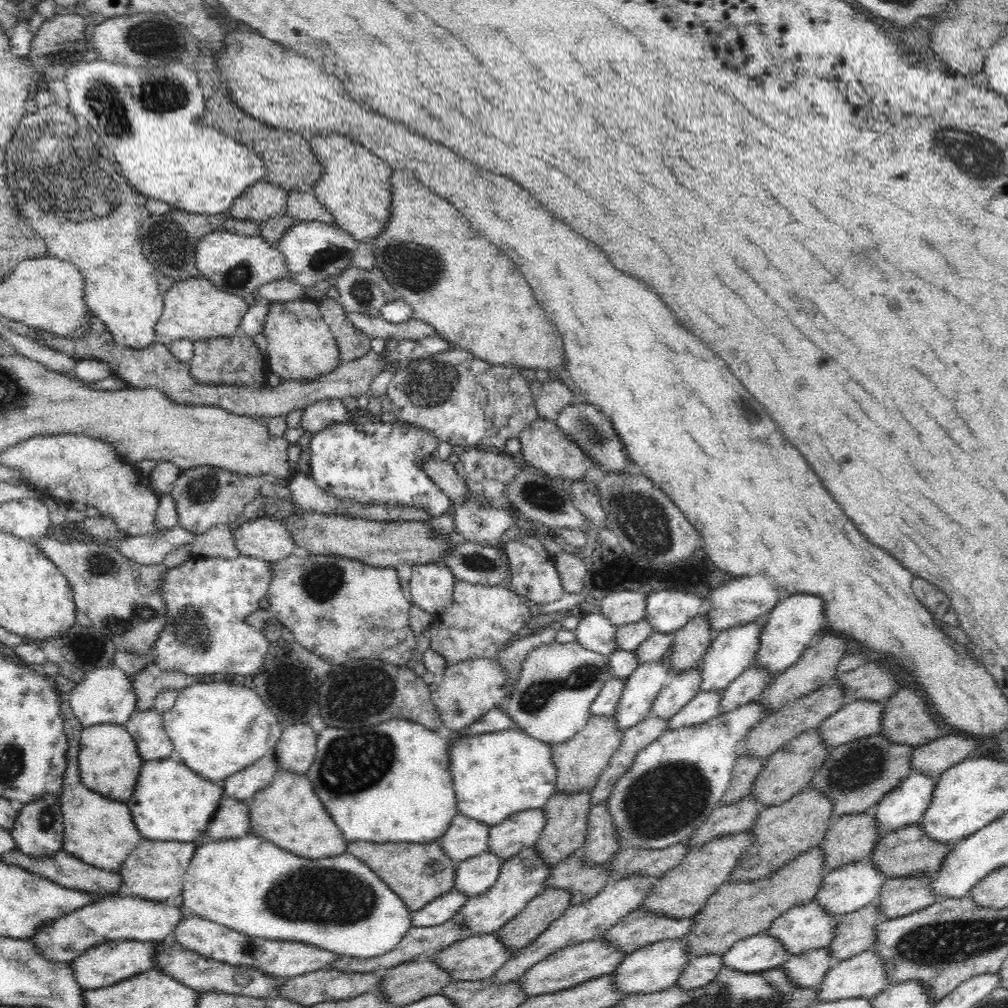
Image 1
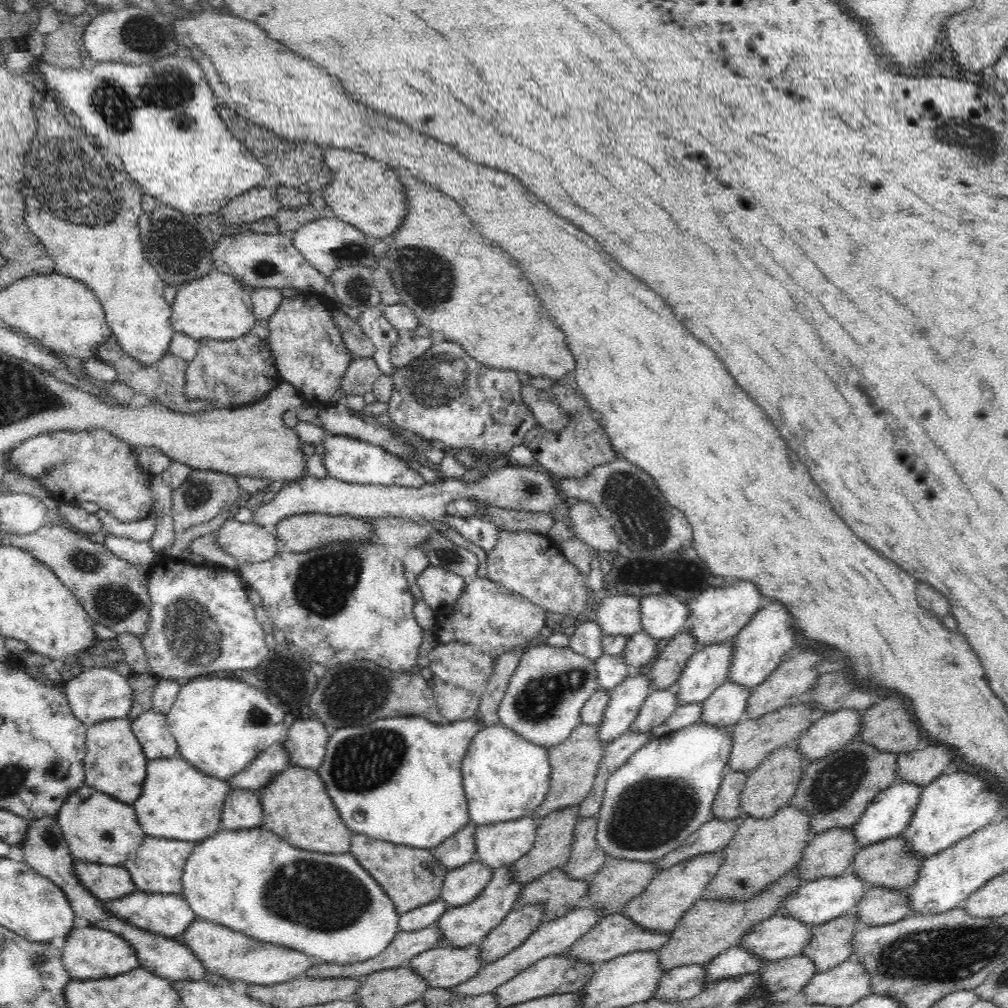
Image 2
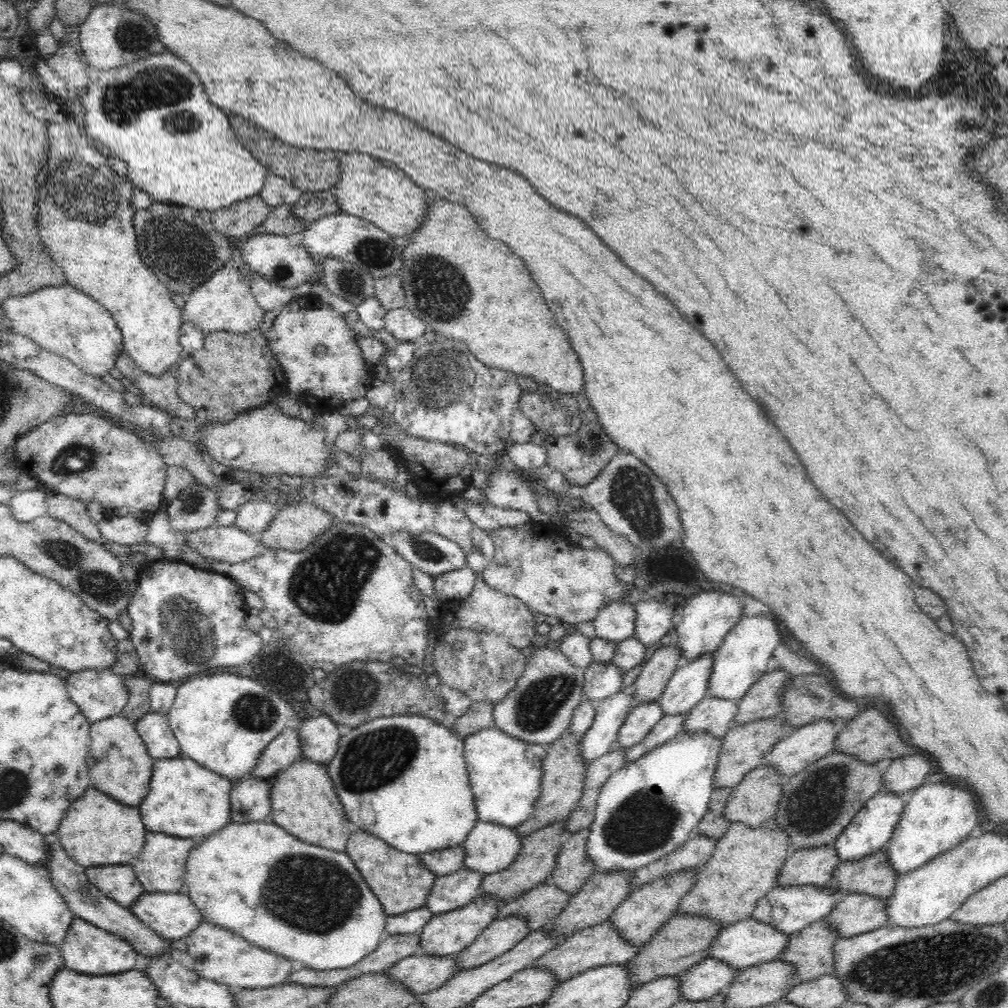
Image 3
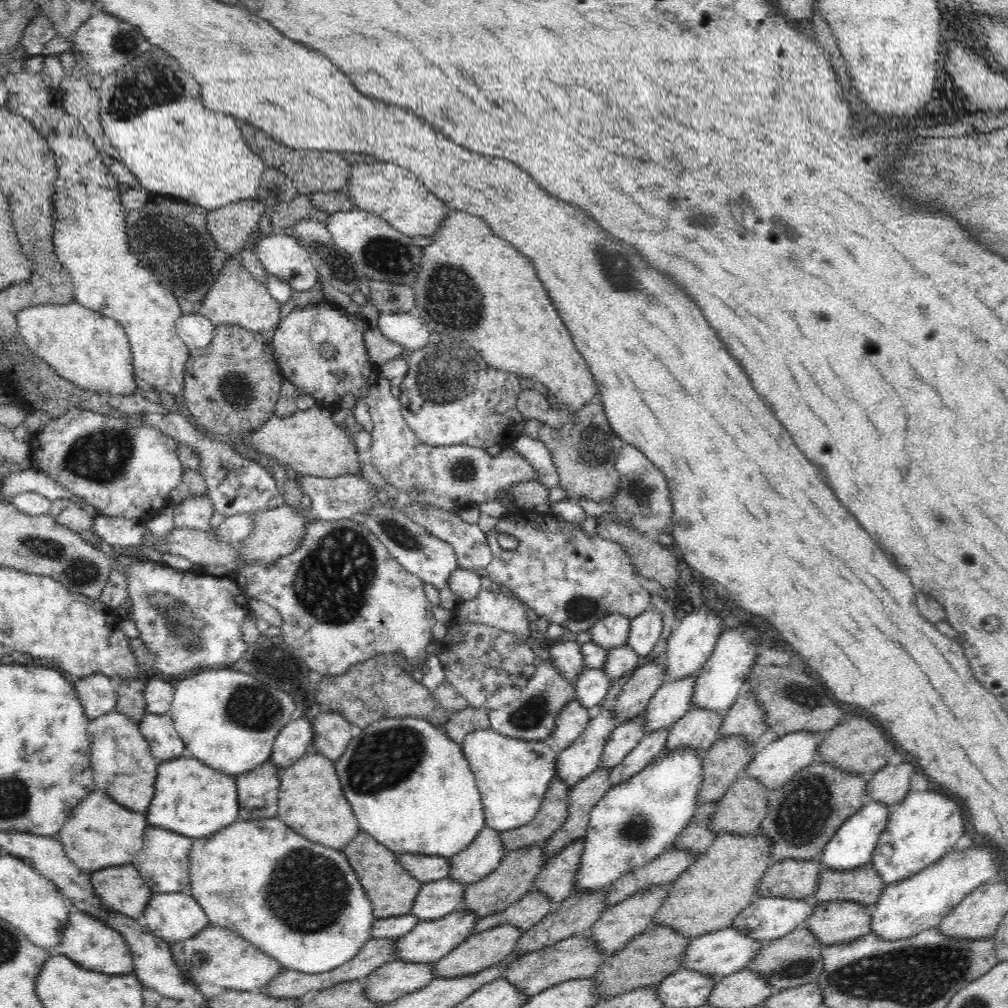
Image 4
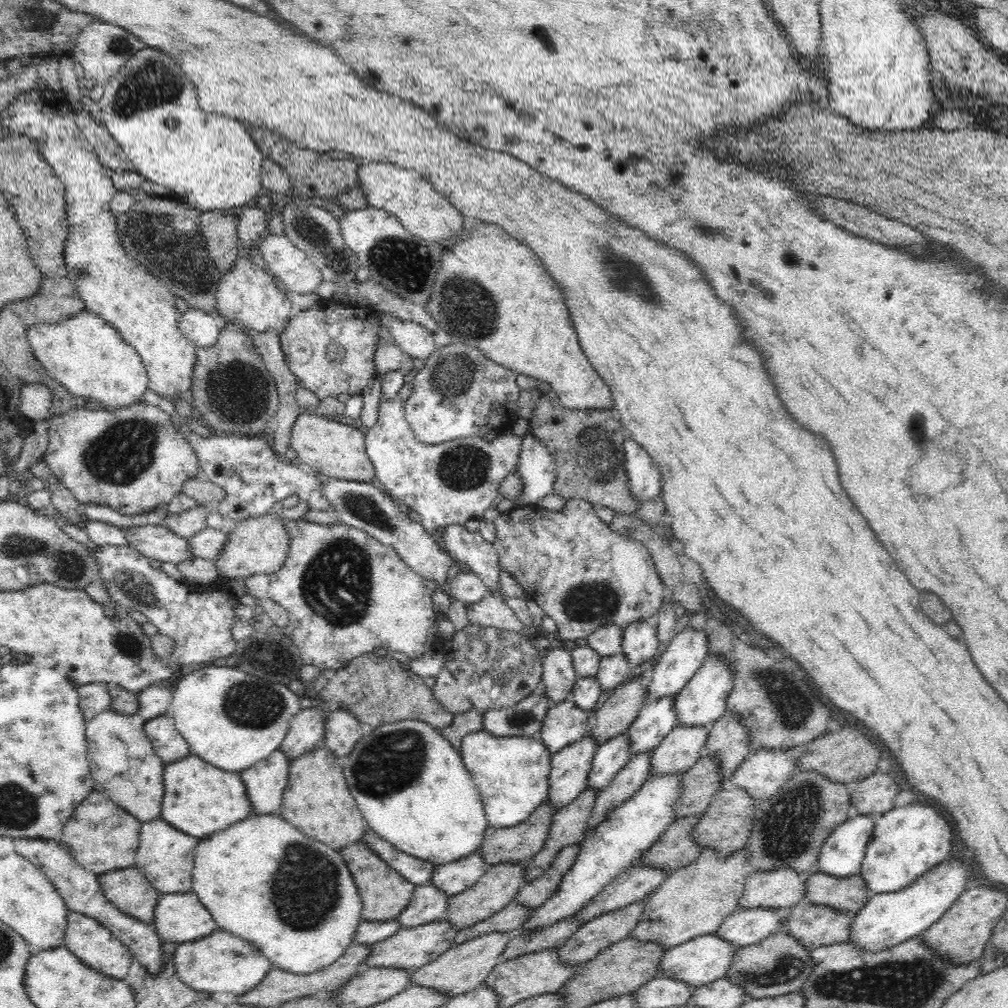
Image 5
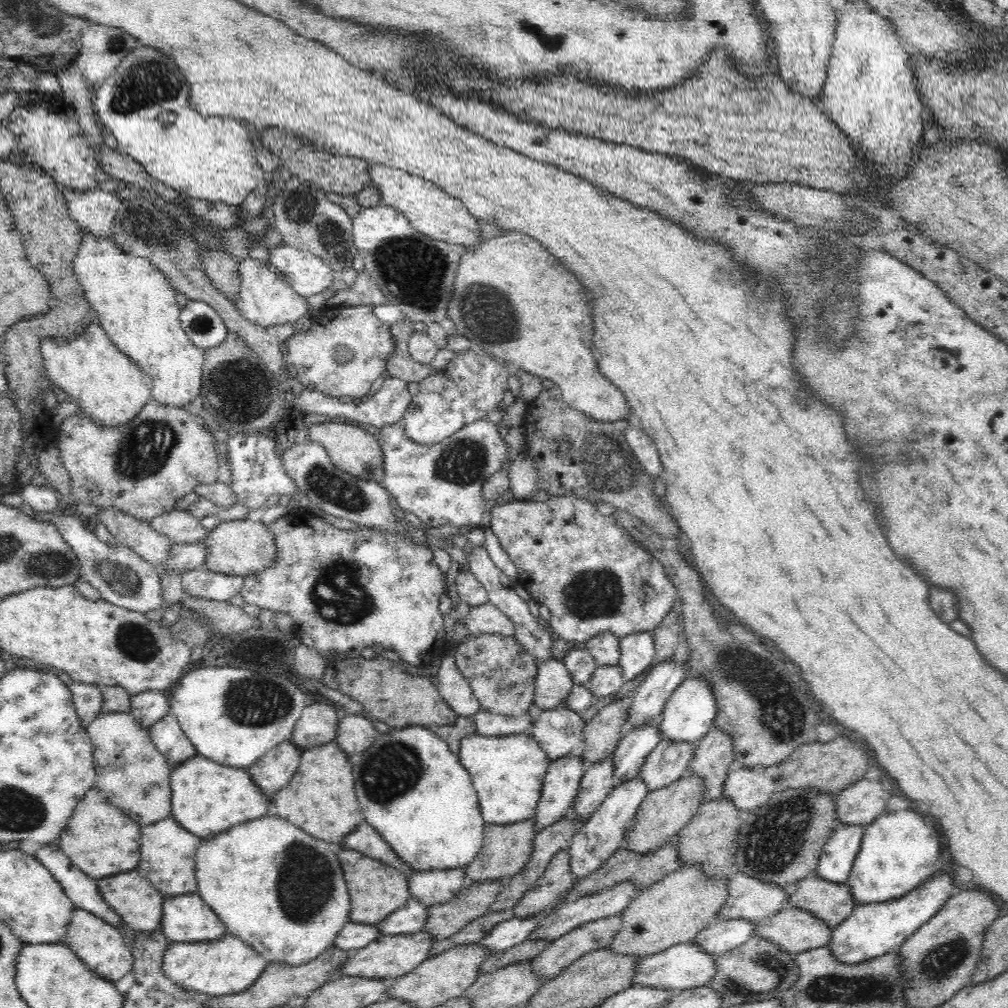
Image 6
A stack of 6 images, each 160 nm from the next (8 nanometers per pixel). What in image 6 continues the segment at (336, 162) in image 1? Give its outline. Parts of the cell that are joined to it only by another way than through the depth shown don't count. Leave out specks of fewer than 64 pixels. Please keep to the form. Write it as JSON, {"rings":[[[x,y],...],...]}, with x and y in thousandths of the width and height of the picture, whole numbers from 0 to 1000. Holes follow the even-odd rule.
{"rings":[[[375,162],[366,163],[366,174],[369,183],[375,186],[379,201],[399,210],[409,226],[415,231],[444,242],[458,243],[462,245],[462,248],[476,244],[478,239],[475,218],[468,215],[466,209],[455,196],[446,194],[422,177],[390,165]]]}

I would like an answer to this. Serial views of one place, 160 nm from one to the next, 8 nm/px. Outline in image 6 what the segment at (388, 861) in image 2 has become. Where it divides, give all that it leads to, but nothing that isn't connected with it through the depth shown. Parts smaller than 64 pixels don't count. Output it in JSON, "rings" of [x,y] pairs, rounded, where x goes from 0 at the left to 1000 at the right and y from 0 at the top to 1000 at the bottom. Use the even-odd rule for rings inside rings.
{"rings":[[[333,839],[333,847],[339,855],[341,869],[343,869],[347,896],[349,896],[347,913],[350,916],[375,918],[385,907],[389,907],[389,905],[401,899],[408,890],[405,872],[390,859],[378,853],[370,853],[347,840],[335,841]]]}

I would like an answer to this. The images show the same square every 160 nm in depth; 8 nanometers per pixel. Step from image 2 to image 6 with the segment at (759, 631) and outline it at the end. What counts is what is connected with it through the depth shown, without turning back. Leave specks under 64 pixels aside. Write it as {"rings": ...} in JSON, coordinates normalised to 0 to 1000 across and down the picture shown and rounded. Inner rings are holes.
{"rings":[[[683,670],[661,695],[661,701],[655,712],[657,732],[669,735],[685,735],[691,738],[707,721],[710,712],[710,694],[704,678],[696,670]]]}

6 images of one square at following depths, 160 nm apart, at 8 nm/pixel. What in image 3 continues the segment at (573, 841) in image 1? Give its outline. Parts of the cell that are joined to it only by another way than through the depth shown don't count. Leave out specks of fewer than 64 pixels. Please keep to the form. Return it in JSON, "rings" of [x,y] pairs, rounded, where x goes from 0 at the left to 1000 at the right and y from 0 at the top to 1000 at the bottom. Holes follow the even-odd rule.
{"rings":[[[562,813],[552,814],[520,830],[517,847],[500,863],[480,868],[478,877],[476,877],[476,885],[482,886],[482,888],[490,888],[492,892],[500,897],[516,889],[519,885],[530,881],[532,878],[544,874],[562,830],[561,815]]]}

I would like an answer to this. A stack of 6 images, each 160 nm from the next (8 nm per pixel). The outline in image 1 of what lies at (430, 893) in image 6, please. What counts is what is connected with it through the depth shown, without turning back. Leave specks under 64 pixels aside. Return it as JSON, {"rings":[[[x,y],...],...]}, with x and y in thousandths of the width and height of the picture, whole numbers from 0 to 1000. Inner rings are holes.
{"rings":[[[539,802],[524,803],[504,811],[486,821],[486,845],[506,852],[521,839],[532,837],[542,819]]]}

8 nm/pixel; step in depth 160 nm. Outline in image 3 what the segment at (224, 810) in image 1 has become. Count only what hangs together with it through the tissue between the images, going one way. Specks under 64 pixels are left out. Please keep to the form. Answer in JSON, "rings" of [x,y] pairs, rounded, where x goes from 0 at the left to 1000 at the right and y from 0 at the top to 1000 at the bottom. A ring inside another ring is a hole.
{"rings":[[[244,770],[231,774],[229,815],[260,815],[269,807],[270,774]]]}

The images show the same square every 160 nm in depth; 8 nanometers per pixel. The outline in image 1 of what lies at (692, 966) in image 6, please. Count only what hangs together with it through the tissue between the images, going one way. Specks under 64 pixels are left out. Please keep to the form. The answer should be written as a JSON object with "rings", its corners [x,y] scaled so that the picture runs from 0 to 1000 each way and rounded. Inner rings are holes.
{"rings":[[[806,893],[772,909],[759,925],[772,931],[782,945],[793,947],[806,941],[821,941],[830,916],[830,910]]]}

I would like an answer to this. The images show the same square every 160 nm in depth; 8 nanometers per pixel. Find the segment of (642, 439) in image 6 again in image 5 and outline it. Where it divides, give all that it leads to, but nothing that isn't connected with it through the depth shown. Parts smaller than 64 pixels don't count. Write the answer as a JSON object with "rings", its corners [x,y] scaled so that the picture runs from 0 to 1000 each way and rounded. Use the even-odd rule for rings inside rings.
{"rings":[[[629,436],[618,438],[620,459],[626,491],[632,498],[643,498],[657,491],[657,469],[649,455]]]}

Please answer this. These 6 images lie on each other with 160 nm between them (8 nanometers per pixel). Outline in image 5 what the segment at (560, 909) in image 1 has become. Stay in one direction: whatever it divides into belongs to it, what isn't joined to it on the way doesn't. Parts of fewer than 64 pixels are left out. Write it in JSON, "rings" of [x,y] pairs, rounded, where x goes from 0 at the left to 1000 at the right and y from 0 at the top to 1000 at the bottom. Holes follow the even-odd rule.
{"rings":[[[496,924],[478,926],[476,929],[467,931],[458,937],[450,938],[433,952],[409,964],[407,976],[431,980],[440,985],[443,990],[470,982],[474,977],[478,977],[481,974],[490,958],[493,957],[494,950],[500,944],[507,928],[507,926]]]}

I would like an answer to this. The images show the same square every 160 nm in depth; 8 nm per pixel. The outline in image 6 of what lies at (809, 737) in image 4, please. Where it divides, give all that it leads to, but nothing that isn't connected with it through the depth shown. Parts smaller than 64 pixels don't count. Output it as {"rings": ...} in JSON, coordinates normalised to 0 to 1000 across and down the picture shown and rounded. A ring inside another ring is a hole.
{"rings":[[[757,760],[726,762],[718,776],[716,790],[726,794],[734,806],[756,800],[772,784],[769,770],[762,770]]]}

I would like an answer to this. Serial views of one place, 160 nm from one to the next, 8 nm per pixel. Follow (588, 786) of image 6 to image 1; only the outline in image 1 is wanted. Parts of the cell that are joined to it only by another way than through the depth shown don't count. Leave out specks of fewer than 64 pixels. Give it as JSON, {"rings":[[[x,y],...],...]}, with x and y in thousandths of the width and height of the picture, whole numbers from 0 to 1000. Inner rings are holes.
{"rings":[[[694,661],[667,669],[653,687],[644,710],[665,715],[694,687]]]}

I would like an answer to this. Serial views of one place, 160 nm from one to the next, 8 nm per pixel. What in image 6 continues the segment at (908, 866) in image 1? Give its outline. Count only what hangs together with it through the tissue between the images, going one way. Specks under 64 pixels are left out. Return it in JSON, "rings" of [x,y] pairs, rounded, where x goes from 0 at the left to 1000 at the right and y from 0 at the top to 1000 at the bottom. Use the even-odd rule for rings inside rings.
{"rings":[[[811,867],[793,874],[791,876],[791,884],[783,889],[783,893],[786,899],[804,904],[804,906],[819,915],[824,922],[835,917],[845,907],[845,903],[850,898],[847,890],[845,890],[843,878],[840,875],[820,874],[813,871]]]}

